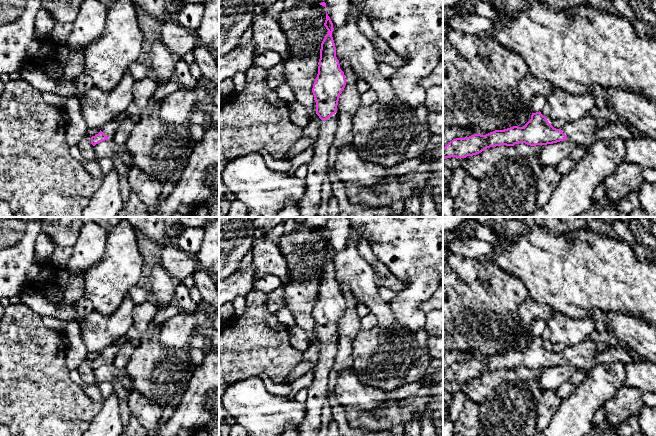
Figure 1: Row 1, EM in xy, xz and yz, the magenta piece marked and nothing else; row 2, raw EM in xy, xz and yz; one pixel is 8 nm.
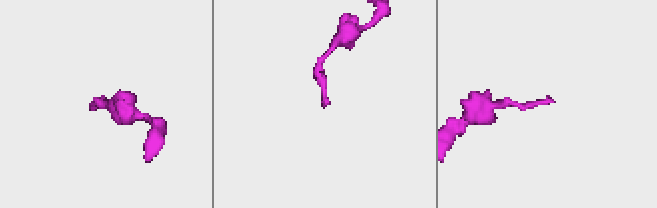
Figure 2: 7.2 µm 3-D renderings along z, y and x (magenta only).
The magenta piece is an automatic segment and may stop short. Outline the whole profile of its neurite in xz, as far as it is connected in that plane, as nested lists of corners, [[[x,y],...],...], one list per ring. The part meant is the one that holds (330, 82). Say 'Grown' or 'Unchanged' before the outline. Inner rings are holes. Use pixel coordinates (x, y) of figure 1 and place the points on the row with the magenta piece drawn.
Grown. [[[326,11],[324,26],[328,30],[321,43],[318,74],[312,92],[316,102],[316,114],[324,122],[318,129],[318,137],[313,144],[314,156],[308,163],[305,177],[306,190],[299,203],[300,217],[317,217],[322,202],[322,185],[328,174],[329,150],[335,141],[338,115],[337,105],[345,88],[346,79],[336,57],[336,47],[332,37],[333,23]]]

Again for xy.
Grown. [[[117,120],[108,122],[103,128],[100,129],[98,134],[91,137],[91,144],[95,146],[102,141],[111,140],[111,138],[115,135],[118,126],[119,122]]]

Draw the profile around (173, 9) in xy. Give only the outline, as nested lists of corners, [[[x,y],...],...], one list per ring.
[[[171,4],[167,8],[167,12],[168,12],[169,16],[171,17],[171,19],[175,18],[175,16],[180,12],[182,6],[183,6],[183,4]]]

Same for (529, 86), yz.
[[[531,72],[527,73],[519,82],[518,94],[524,108],[518,115],[518,119],[515,123],[508,125],[505,129],[518,126],[524,127],[525,124],[531,119],[531,110],[533,97],[542,94],[544,96],[549,95],[552,91],[553,85],[545,80],[536,78]]]

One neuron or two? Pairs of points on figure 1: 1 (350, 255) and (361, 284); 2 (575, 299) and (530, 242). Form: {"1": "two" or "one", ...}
{"1": "one", "2": "one"}

